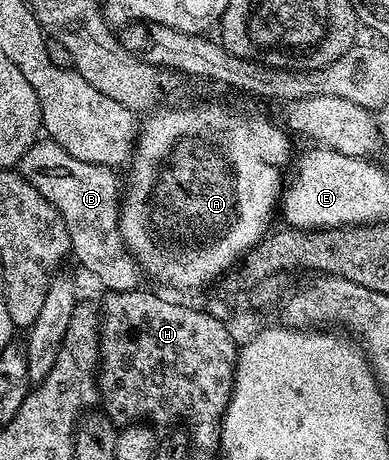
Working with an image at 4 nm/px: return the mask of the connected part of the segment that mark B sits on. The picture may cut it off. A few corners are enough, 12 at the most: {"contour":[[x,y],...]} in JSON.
{"contour":[[52,140],[18,171],[62,214],[71,255],[108,292],[142,269],[113,169]]}

